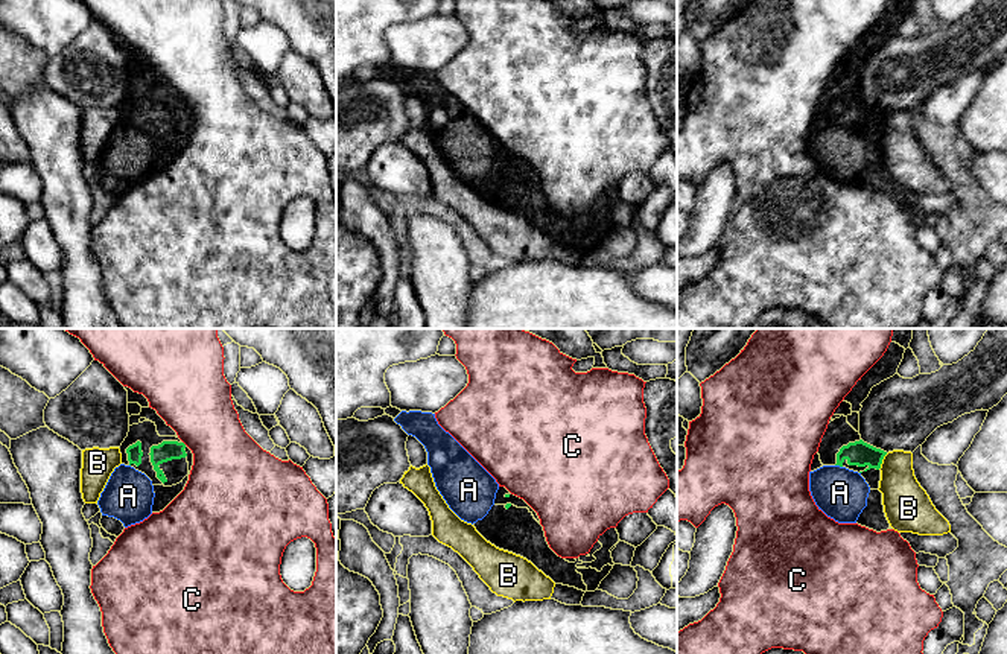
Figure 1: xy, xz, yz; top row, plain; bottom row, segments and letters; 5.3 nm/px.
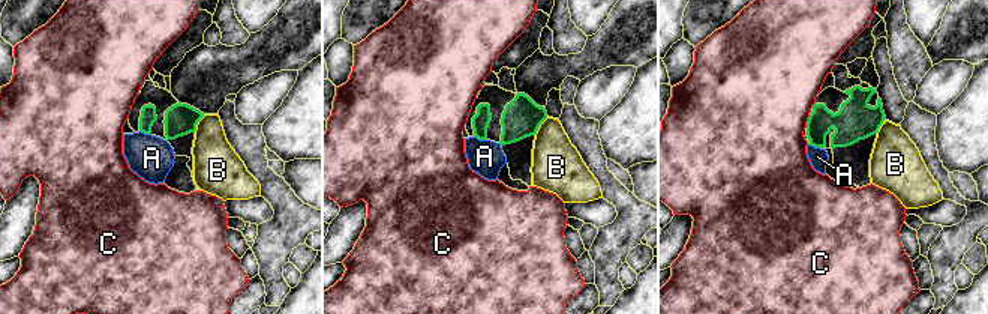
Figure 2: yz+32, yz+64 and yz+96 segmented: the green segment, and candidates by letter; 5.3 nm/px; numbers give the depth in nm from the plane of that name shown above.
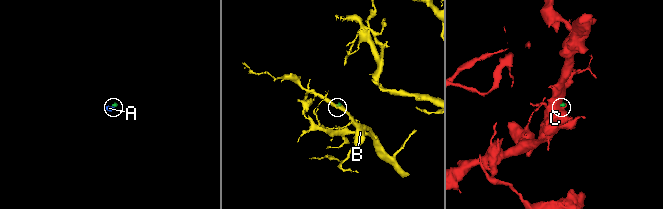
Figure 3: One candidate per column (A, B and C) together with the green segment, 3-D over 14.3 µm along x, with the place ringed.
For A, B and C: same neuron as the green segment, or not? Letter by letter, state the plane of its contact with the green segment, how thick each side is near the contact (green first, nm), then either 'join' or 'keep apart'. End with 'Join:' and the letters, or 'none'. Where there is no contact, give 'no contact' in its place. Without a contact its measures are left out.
A: yz | 130/280 nm | join
B: yz | 130/220 nm | keep apart
C: no contact | keep apart
Join: A

